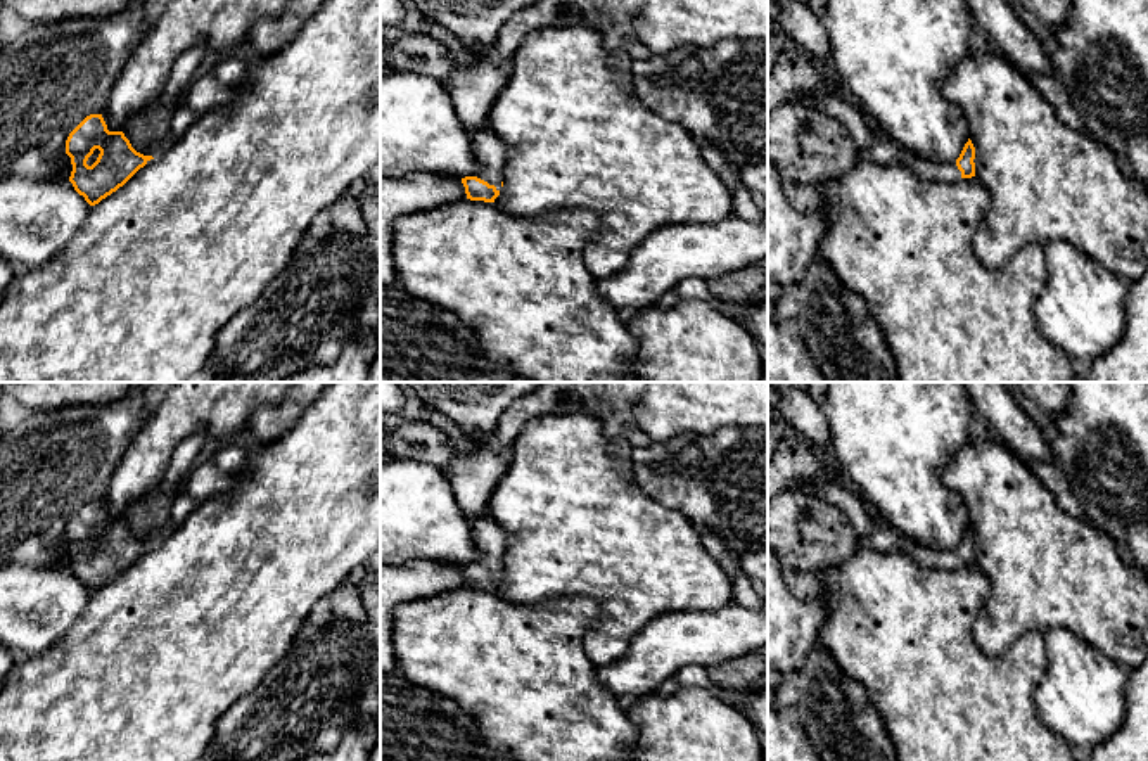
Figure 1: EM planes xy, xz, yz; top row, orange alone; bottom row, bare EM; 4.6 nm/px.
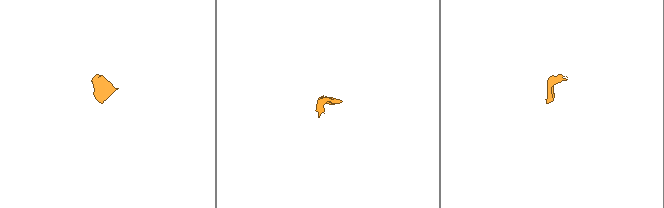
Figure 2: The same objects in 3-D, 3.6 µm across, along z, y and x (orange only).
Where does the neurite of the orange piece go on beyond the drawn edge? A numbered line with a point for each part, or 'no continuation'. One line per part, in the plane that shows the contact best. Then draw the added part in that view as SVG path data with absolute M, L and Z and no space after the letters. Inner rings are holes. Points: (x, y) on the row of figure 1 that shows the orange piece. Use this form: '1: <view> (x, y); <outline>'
1: xz (491, 153); M488 125L477 128L472 135L472 144L482 169L472 176L477 176L496 190L501 190L503 169L507 163L505 144L488 128Z

